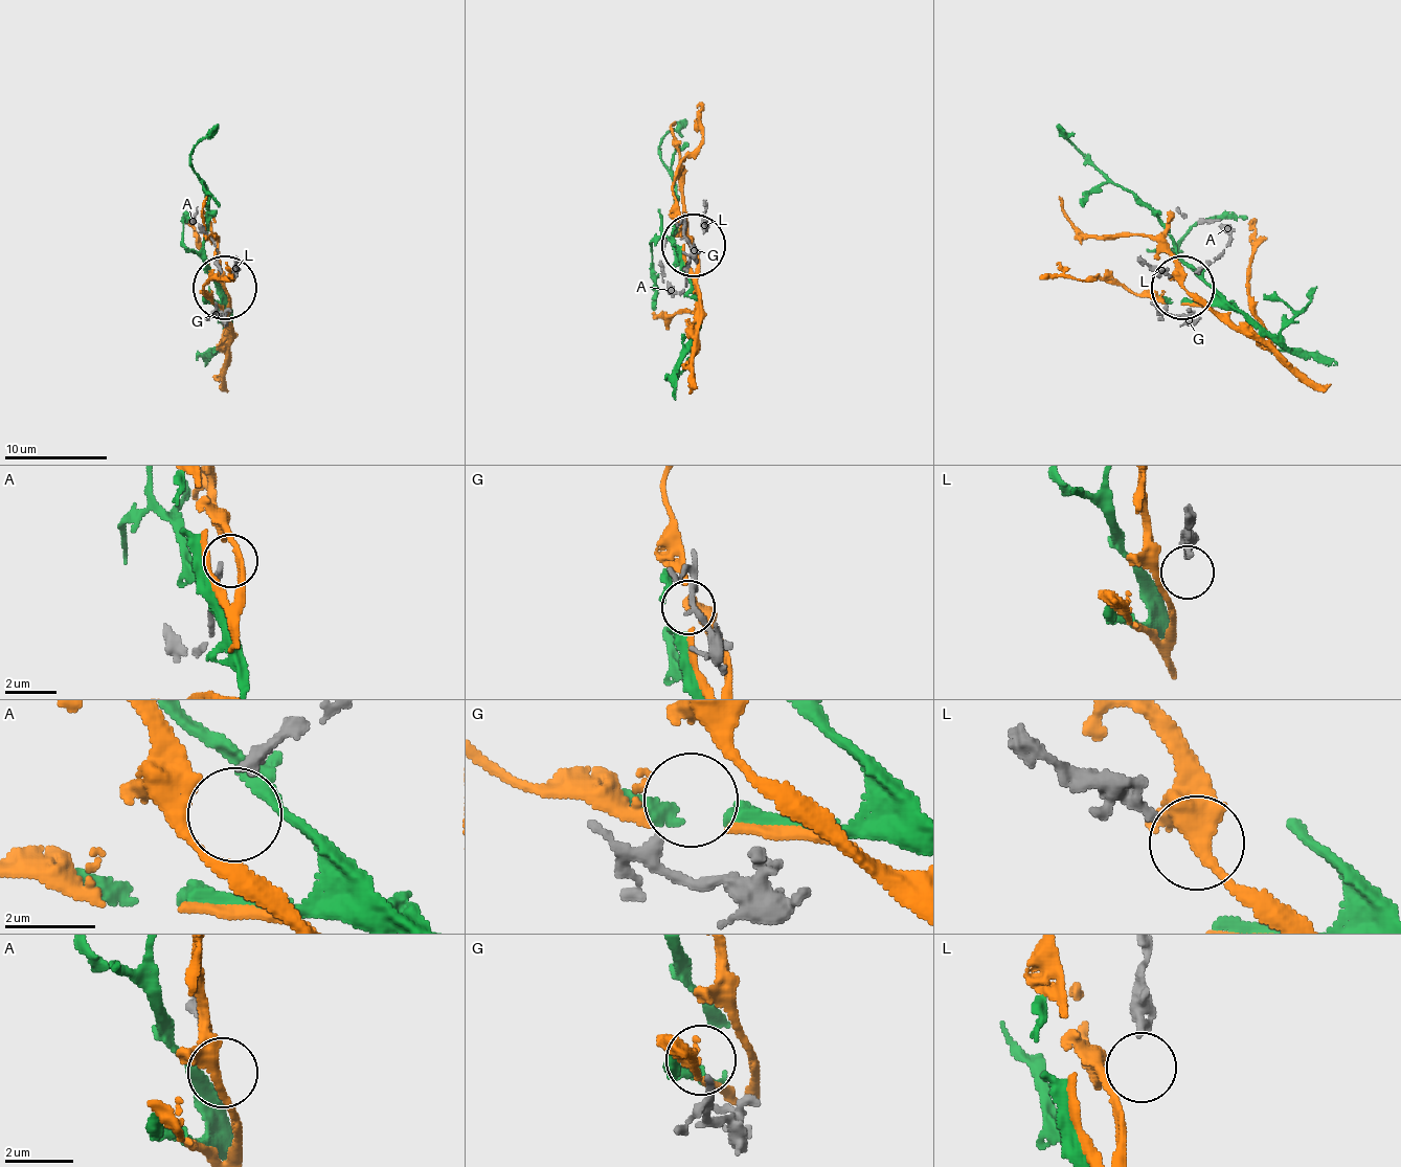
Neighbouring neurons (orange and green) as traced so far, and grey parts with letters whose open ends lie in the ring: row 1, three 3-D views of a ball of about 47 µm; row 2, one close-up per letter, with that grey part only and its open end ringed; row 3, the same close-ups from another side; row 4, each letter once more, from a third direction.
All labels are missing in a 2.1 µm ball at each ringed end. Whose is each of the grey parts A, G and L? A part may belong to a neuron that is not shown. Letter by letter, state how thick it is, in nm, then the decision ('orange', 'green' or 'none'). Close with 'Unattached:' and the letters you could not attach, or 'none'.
A: 240 nm thick; none
G: 200 nm thick; none
L: 190 nm thick; none
Unattached: A, G, L

